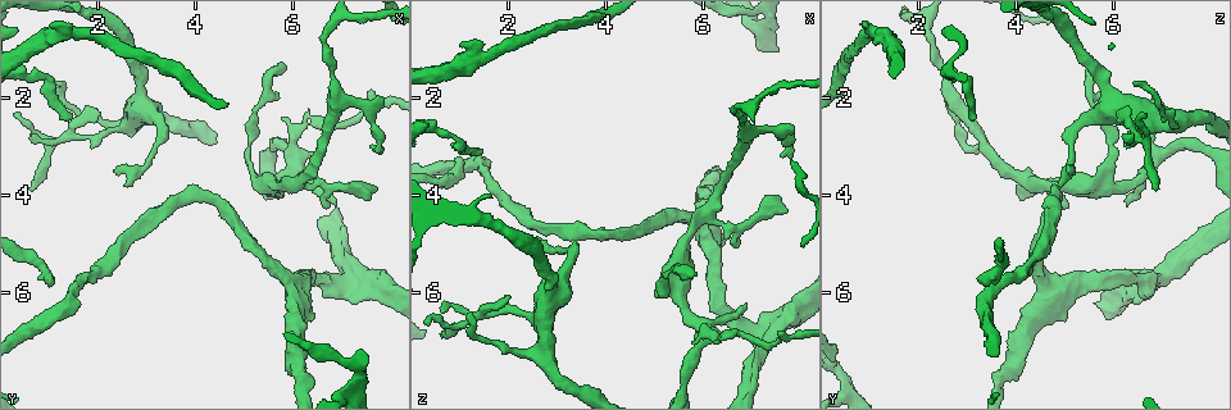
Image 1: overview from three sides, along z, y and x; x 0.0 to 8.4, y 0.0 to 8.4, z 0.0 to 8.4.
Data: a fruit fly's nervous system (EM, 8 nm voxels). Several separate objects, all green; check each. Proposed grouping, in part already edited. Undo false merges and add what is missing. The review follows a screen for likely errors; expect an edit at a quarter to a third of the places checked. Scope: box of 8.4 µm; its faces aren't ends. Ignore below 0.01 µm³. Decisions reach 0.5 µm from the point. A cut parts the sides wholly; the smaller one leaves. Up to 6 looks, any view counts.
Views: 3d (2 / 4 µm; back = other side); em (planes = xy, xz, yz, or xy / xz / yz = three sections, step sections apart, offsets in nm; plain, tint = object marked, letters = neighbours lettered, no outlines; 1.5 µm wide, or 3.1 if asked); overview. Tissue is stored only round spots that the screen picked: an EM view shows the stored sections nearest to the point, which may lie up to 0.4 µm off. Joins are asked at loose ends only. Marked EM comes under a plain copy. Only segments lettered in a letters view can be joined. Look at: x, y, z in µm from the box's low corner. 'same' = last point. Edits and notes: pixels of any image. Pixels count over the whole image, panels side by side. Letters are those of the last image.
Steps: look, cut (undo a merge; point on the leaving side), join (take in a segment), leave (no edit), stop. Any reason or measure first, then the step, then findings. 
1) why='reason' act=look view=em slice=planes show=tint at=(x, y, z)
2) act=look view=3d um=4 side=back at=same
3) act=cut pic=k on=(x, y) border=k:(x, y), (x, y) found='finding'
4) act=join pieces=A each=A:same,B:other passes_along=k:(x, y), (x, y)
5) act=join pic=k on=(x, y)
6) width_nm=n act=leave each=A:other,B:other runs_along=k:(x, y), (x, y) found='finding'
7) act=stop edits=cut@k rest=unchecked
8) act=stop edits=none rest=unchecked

why='an open end' act=look view=em slice=xz step=4 show=letters at=(6.90, 4.20, 6.25)

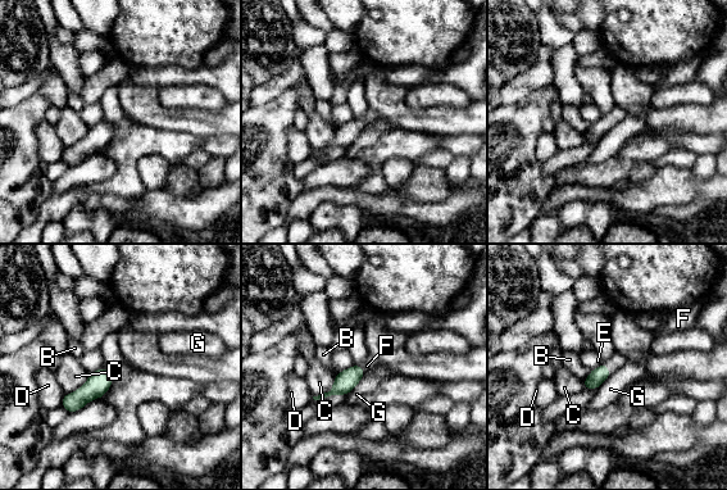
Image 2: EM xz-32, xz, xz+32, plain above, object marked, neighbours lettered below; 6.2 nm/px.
act=join pieces=F each=B:other,C:other,D:other,E:other,F:same,G:other passes_along=2:(598, 376), (607, 367), (617, 361) found='the cell continues'

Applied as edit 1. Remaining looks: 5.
act=look view=em slice=planes show=letters at=(1.45, 2.45, 3.10)

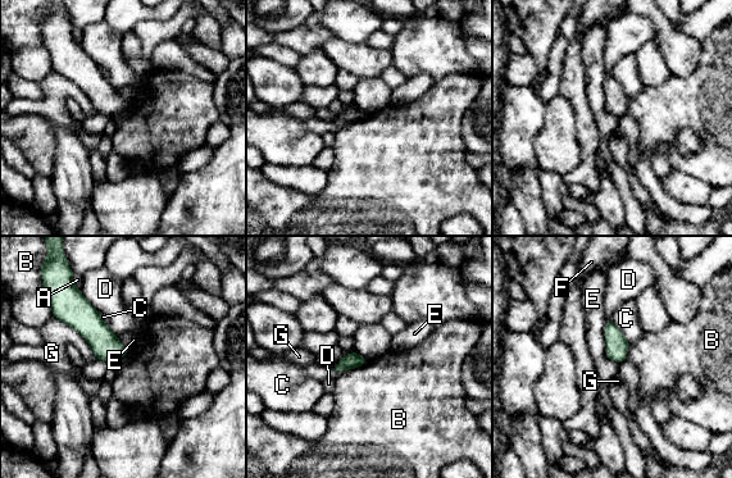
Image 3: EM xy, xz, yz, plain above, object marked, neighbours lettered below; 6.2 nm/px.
act=leave each=A:other,B:other,C:other,D:other,E:other,F:other,G:other border=3:(369, 359), (349, 370) found='none of them fits'

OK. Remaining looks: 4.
act=look view=3d um=2 at=(0.65, 3.95, 6.90)

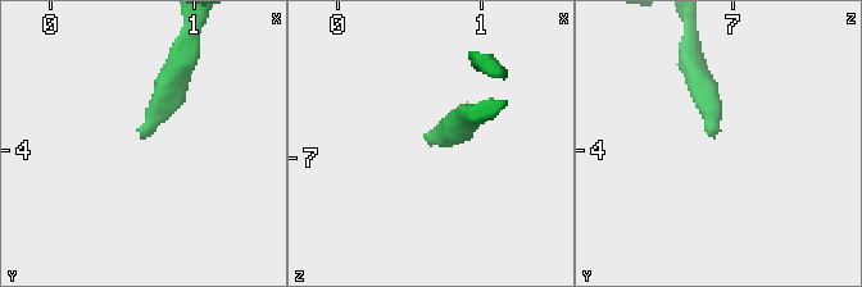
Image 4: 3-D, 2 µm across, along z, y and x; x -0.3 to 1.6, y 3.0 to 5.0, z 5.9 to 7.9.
why='shape alone is not enough' act=look view=em slice=xy step=8 show=tint at=(0.66, 3.92, 6.90)

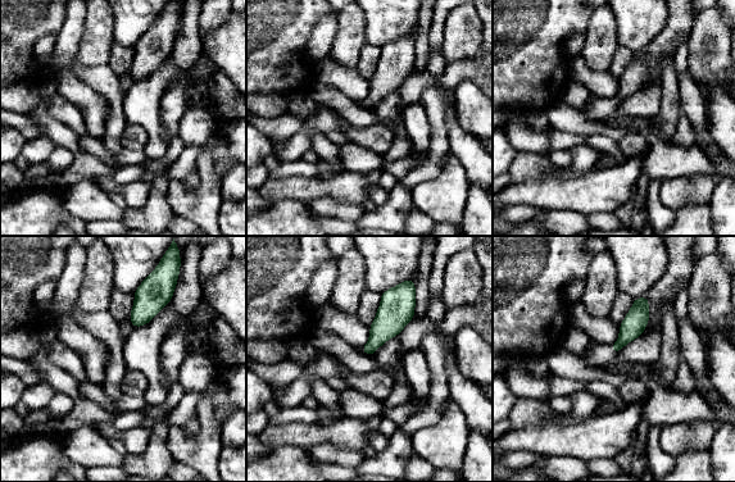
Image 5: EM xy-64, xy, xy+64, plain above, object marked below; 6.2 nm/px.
act=look view=em slice=planes show=letters at=same

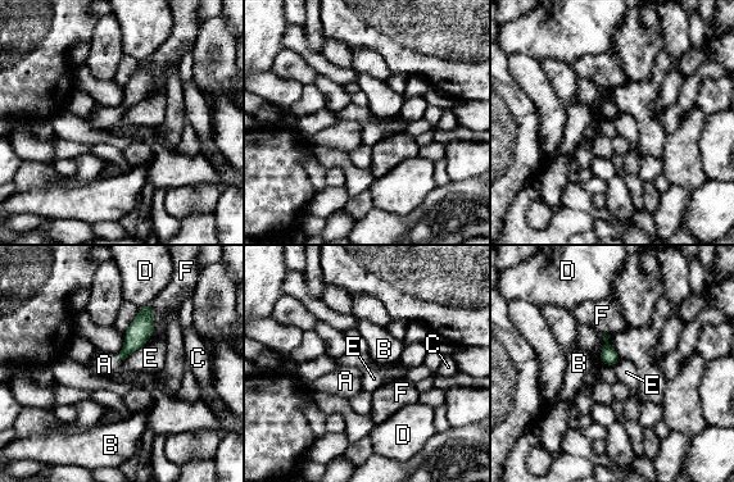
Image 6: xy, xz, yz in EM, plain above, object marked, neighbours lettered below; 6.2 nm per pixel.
act=join pieces=A each=A:same,B:other,C:other,D:other,E:other,F:other passes_along=6:(140, 331), (117, 359), (104, 364) found='the cell continues'

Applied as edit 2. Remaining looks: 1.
act=stop edits=join@2,join@6 rest=unchecked

